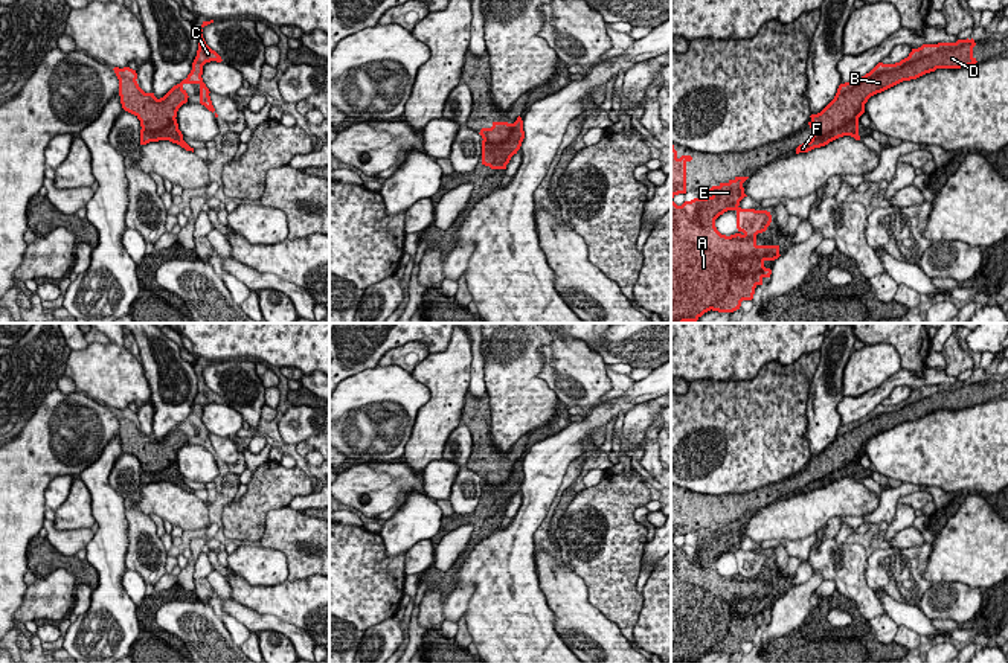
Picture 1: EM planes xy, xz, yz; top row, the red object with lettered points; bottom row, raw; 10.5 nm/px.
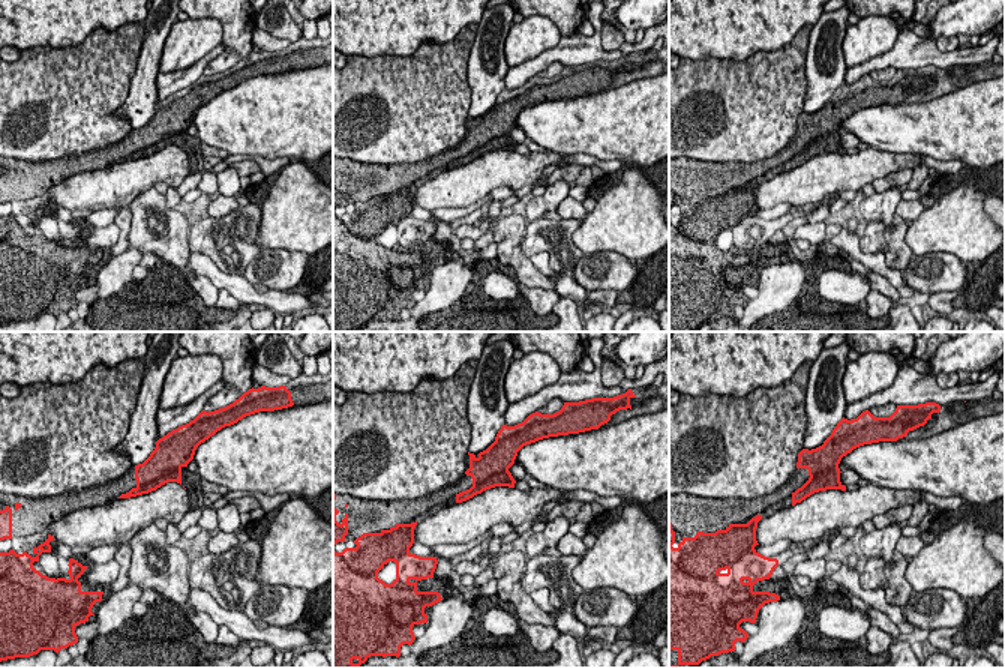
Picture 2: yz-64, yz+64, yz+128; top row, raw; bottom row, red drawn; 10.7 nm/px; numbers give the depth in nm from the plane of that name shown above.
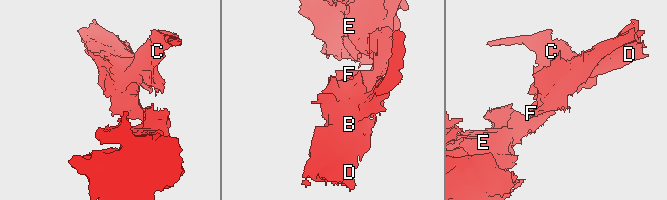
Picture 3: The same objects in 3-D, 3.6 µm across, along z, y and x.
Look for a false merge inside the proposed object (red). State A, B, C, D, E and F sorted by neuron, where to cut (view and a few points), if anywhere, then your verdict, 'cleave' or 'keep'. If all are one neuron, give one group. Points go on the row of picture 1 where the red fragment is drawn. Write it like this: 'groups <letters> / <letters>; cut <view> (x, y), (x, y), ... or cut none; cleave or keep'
groups A B C D E F; cut none; keep

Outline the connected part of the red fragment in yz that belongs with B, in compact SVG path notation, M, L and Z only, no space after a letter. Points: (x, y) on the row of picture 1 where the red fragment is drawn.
M973 38L958 40L956 43L923 44L912 49L909 56L900 62L878 62L865 76L840 84L834 99L820 113L810 116L811 140L799 145L796 154L825 146L843 136L860 140L859 117L865 113L865 104L871 96L936 69L973 66L978 62L973 56L974 46Z

